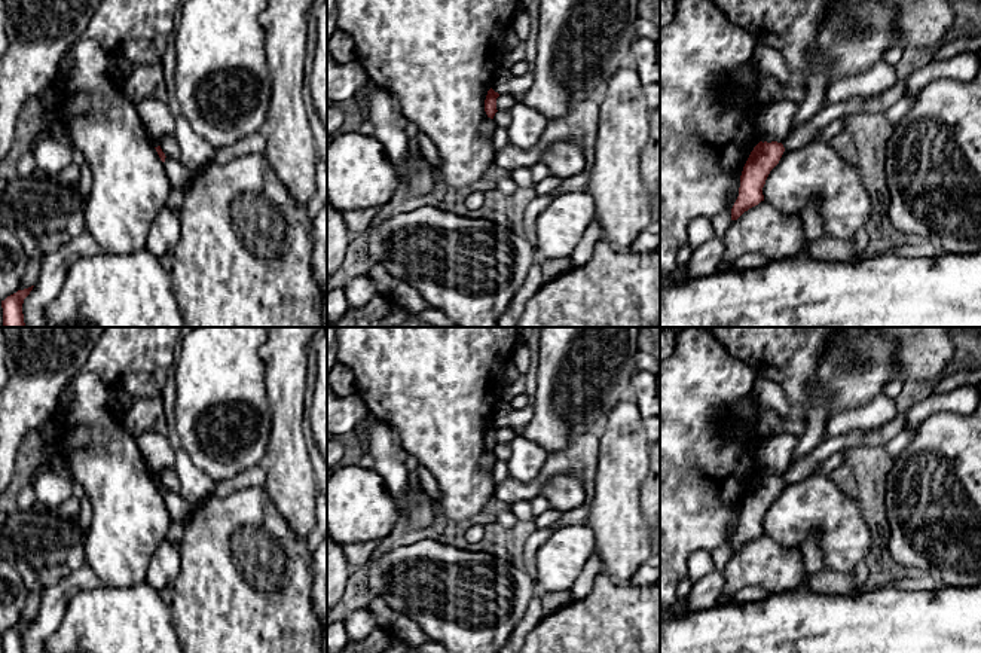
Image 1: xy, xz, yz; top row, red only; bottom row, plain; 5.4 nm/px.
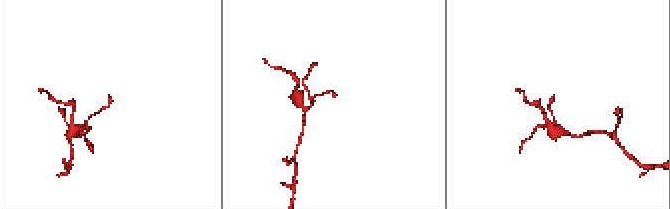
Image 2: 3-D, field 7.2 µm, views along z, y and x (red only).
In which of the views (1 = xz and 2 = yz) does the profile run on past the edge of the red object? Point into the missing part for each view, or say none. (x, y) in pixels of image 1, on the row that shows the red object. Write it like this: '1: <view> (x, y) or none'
1: none
2: none

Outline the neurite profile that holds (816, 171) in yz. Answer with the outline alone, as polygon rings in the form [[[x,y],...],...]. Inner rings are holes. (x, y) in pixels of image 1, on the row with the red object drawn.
[[[812,141],[797,150],[783,152],[763,187],[764,202],[789,217],[800,217],[813,202],[819,202],[823,234],[850,241],[871,216],[871,196],[856,165],[843,158],[828,141]]]

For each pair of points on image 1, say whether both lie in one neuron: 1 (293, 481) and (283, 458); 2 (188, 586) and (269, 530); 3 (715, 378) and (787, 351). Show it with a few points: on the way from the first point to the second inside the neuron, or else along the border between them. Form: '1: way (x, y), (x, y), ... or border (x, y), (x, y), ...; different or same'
1: way (290, 475), (287, 464); same
2: way (208, 586), (213, 586), (248, 551); same
3: border (721, 344), (733, 357), (748, 363), (755, 371); different

